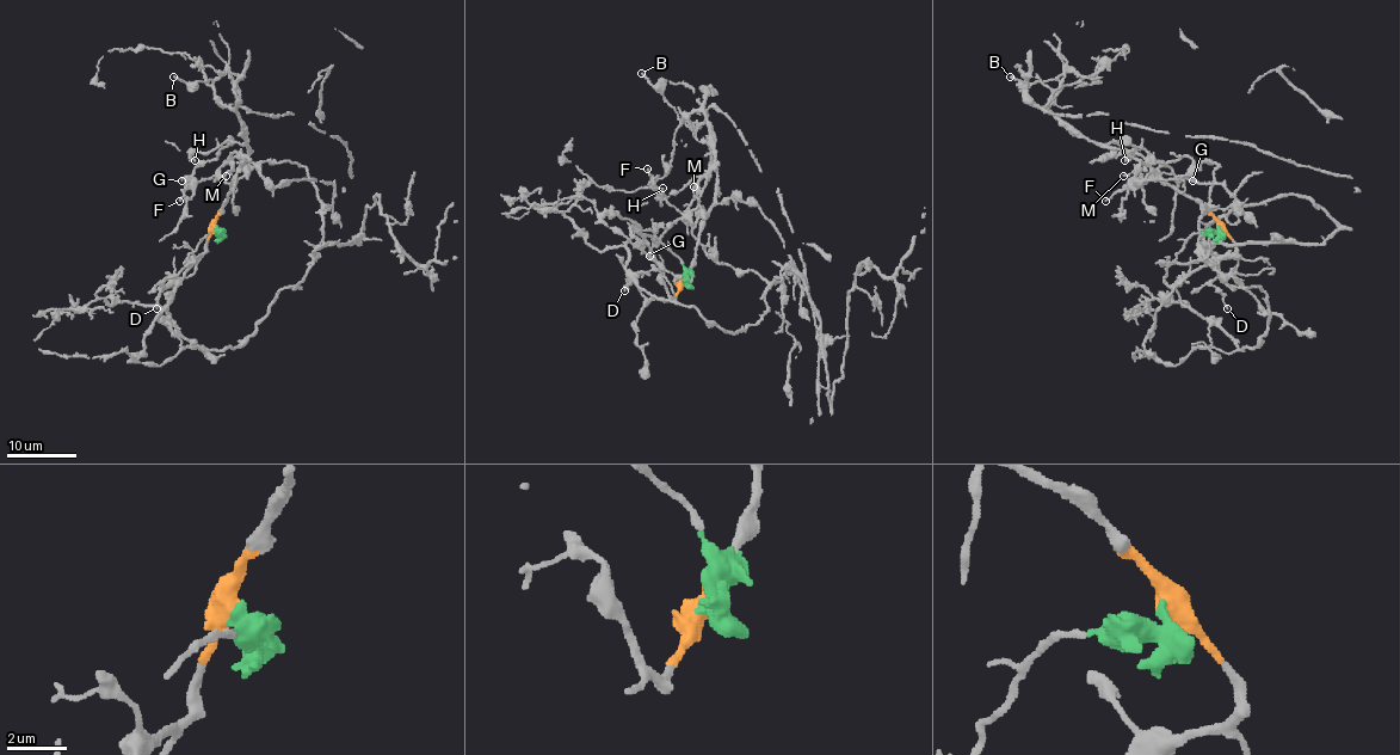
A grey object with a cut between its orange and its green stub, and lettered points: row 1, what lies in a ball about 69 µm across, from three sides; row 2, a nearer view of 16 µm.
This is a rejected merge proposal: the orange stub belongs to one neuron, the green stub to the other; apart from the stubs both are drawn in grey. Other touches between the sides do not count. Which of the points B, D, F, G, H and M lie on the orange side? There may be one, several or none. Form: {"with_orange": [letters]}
{"with_orange": ["B", "D", "G", "H"]}

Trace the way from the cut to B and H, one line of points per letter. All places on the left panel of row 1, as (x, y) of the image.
B: (215, 228), (232, 176), (250, 148), (246, 129), (215, 94), (209, 79), (197, 83), (173, 77)
H: (215, 228), (232, 176), (250, 148), (223, 141), (211, 152), (193, 152), (190, 157), (196, 160)

